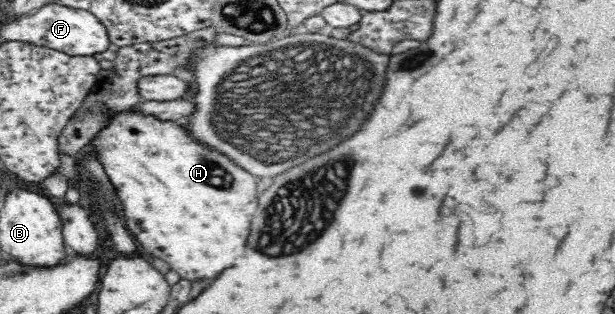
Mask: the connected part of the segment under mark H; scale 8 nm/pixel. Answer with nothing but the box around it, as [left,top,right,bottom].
[89,110,257,281]

